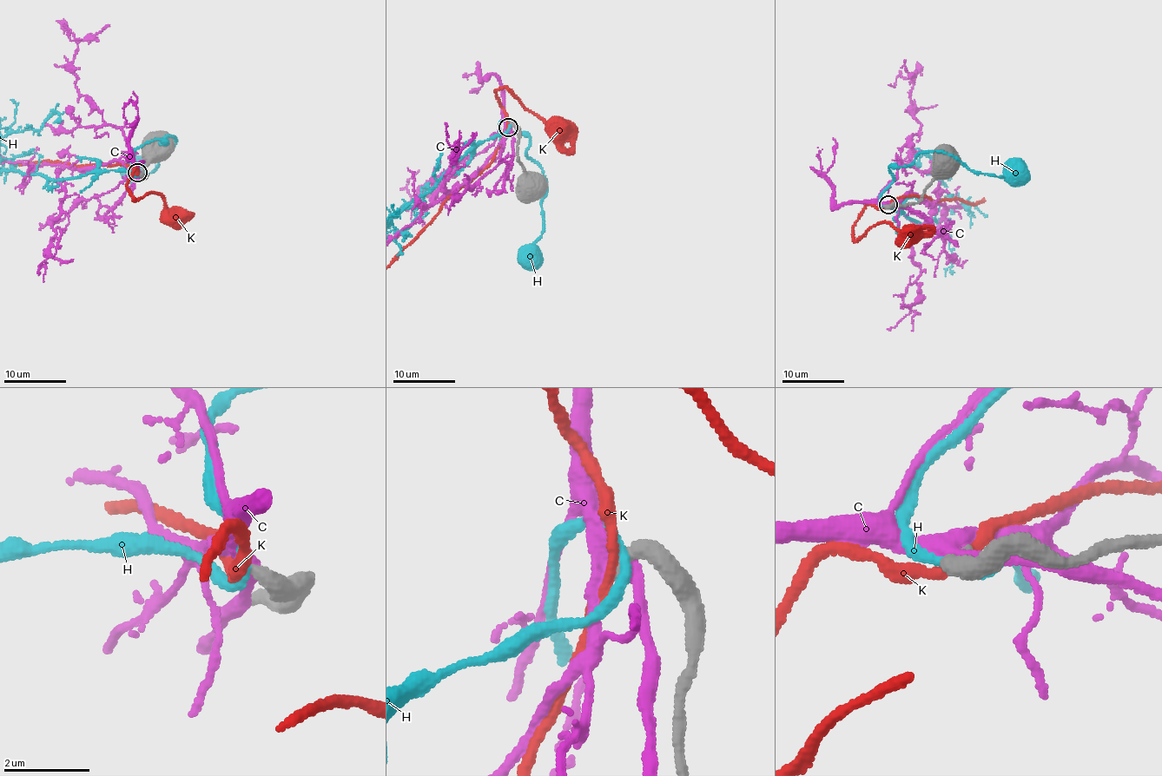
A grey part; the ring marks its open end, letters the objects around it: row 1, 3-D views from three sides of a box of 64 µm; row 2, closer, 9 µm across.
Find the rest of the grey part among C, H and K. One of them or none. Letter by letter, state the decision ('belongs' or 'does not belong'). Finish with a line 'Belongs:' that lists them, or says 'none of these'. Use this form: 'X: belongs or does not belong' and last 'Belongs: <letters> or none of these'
C: does not belong
H: does not belong
K: does not belong
Belongs: none of these

